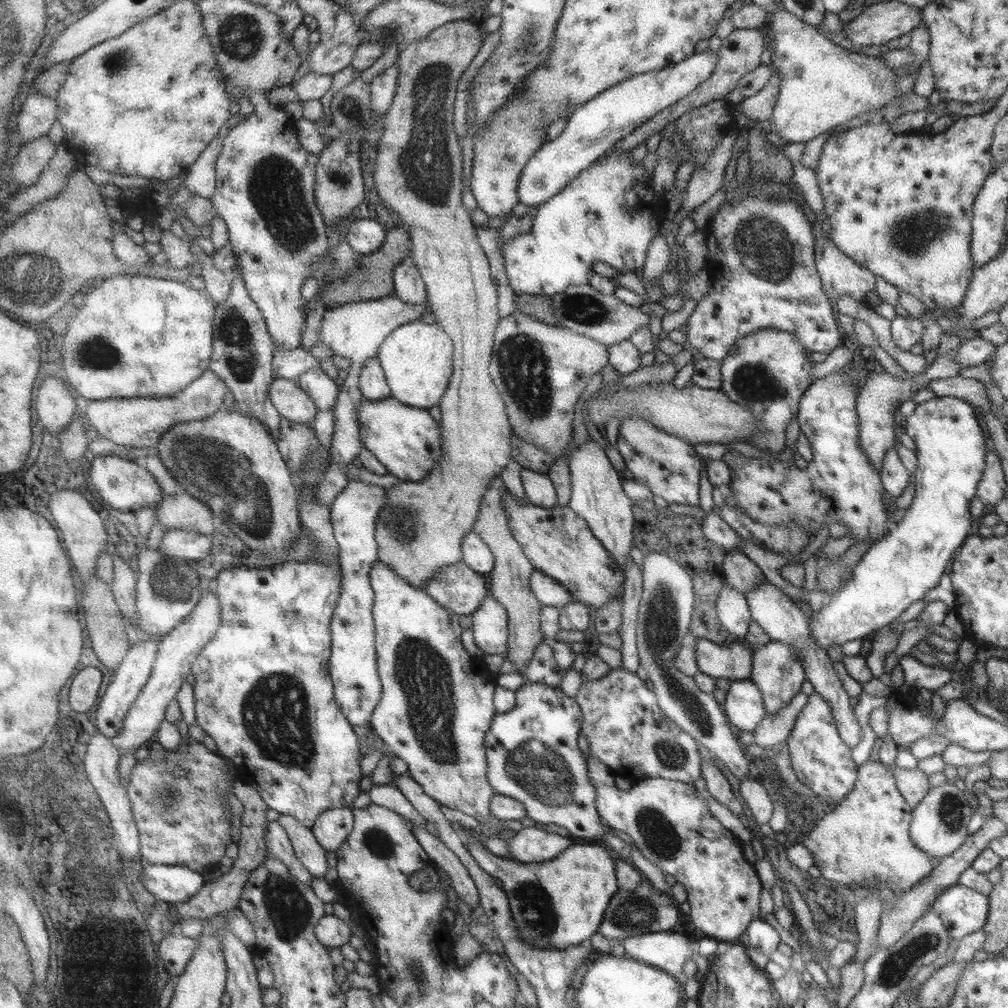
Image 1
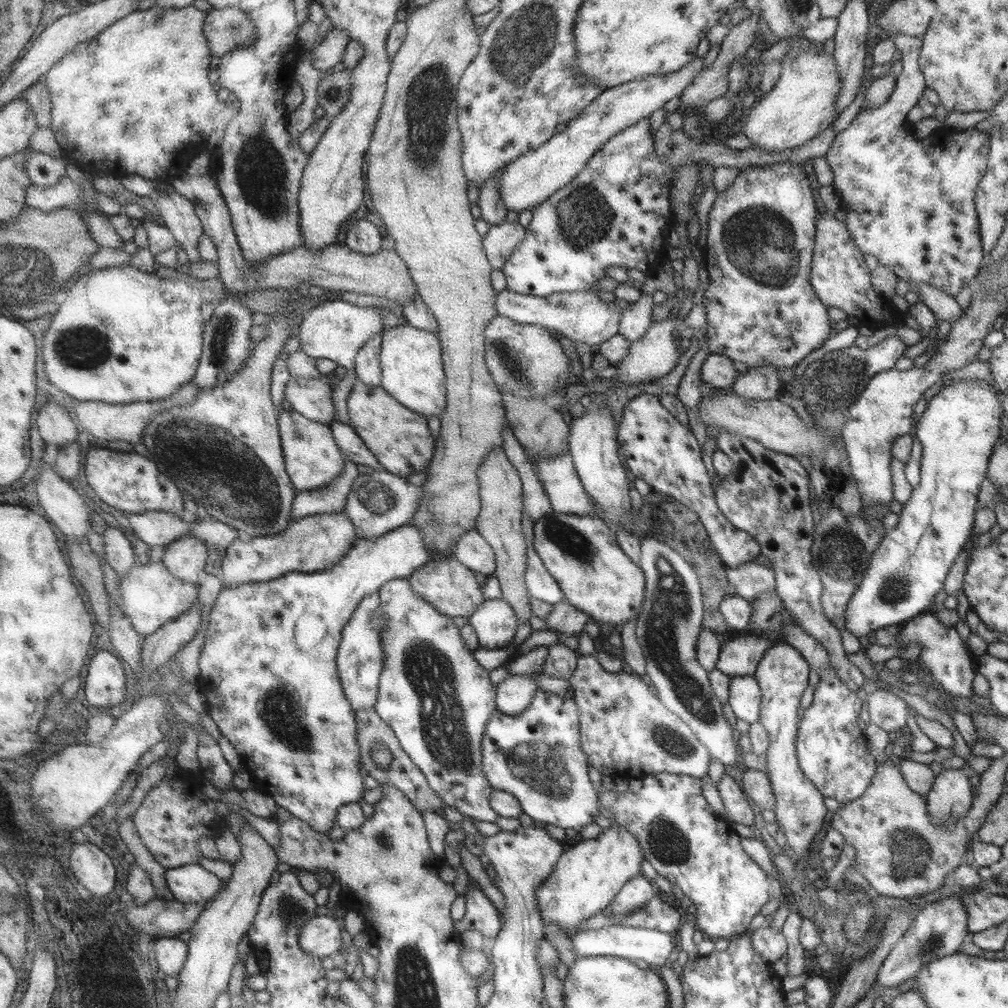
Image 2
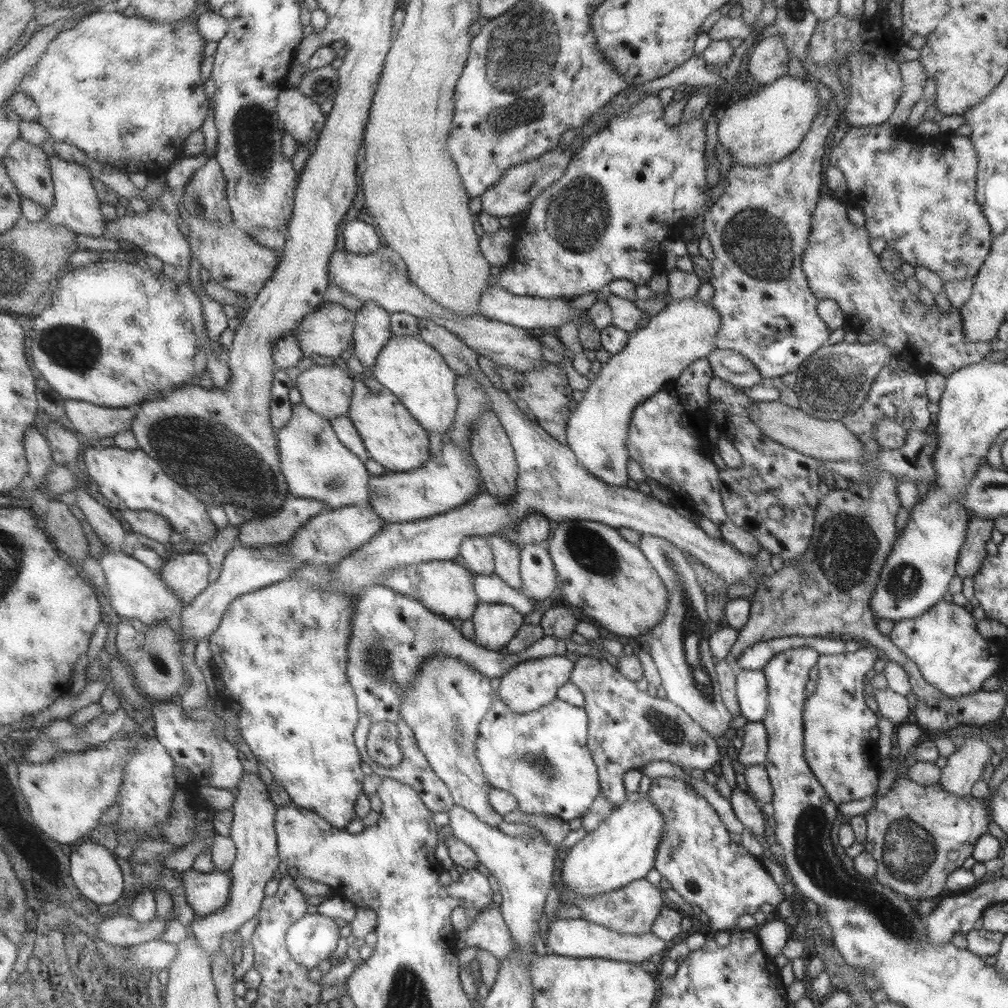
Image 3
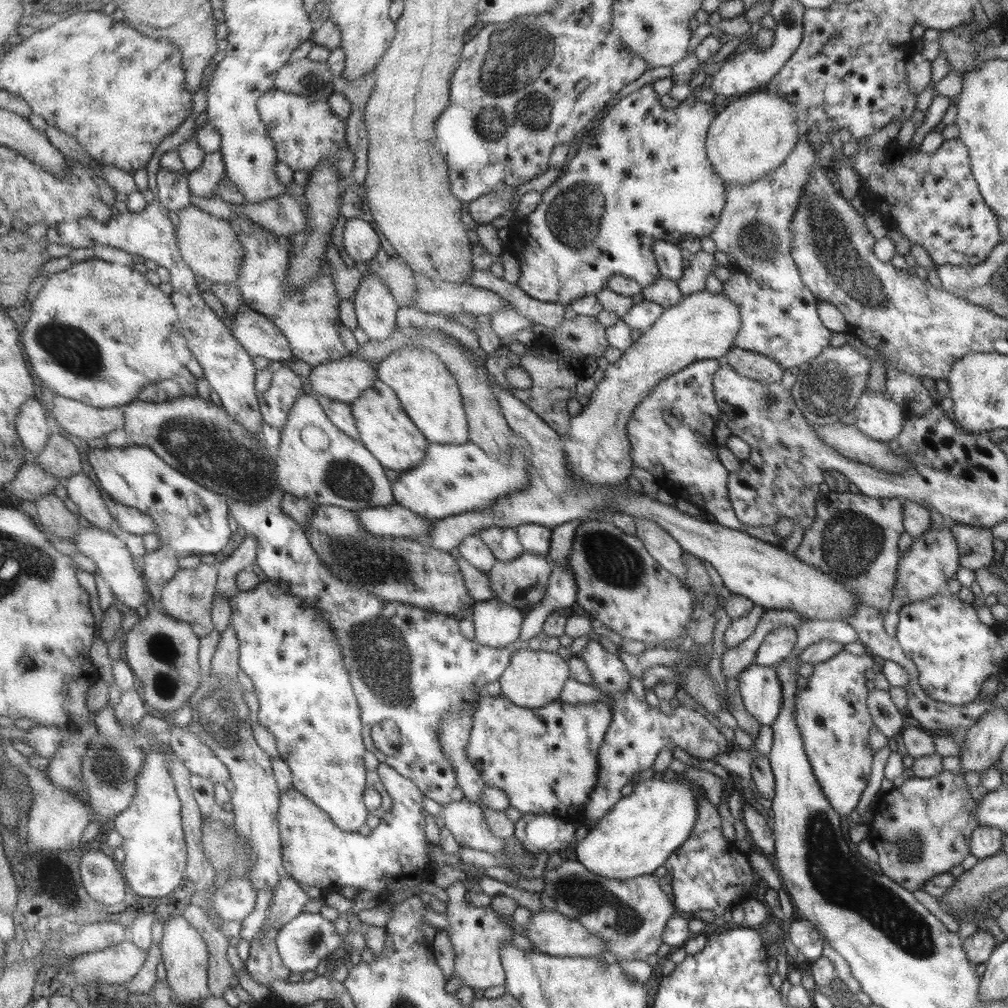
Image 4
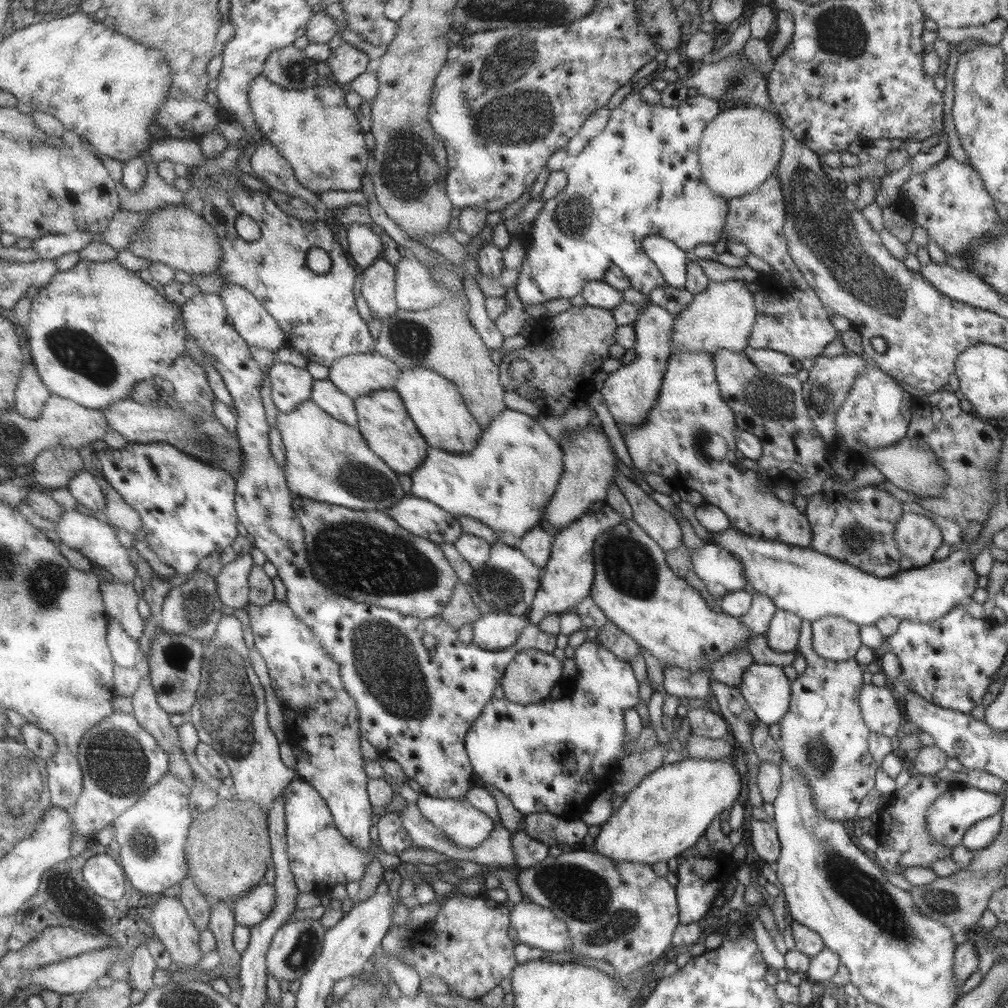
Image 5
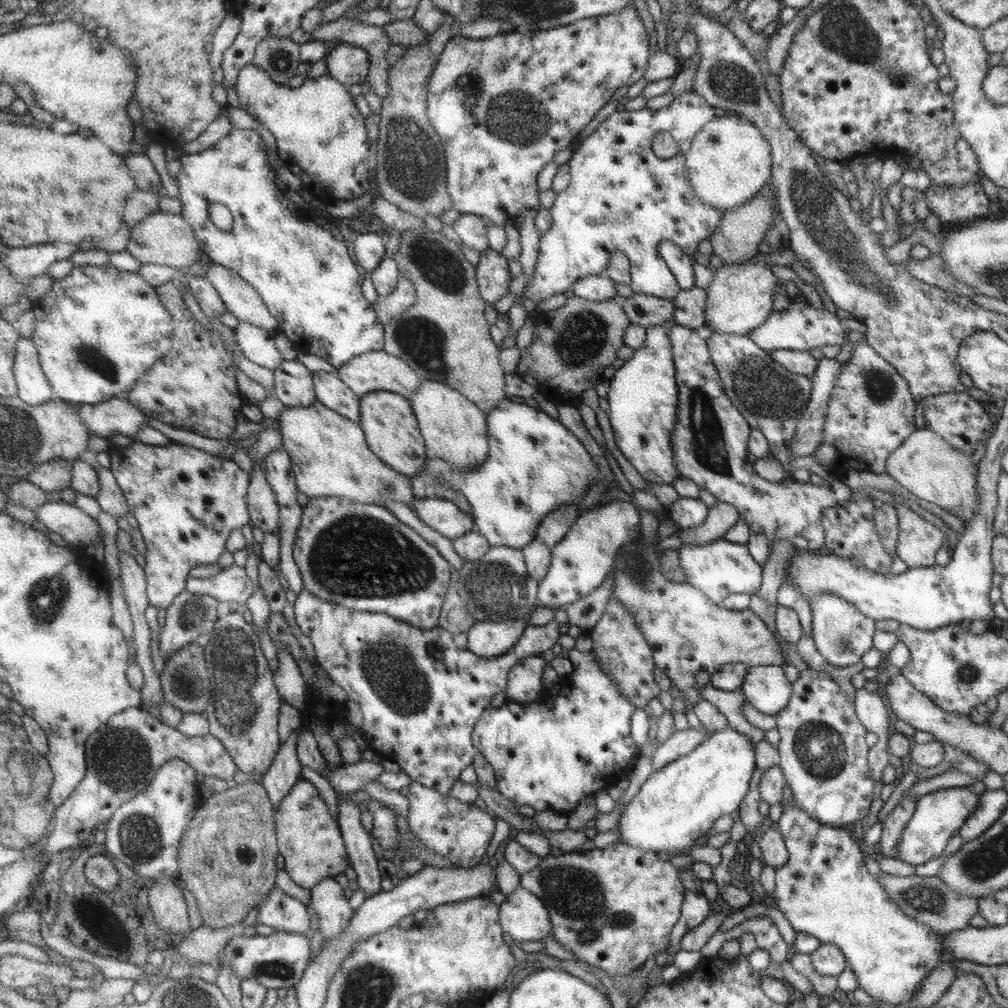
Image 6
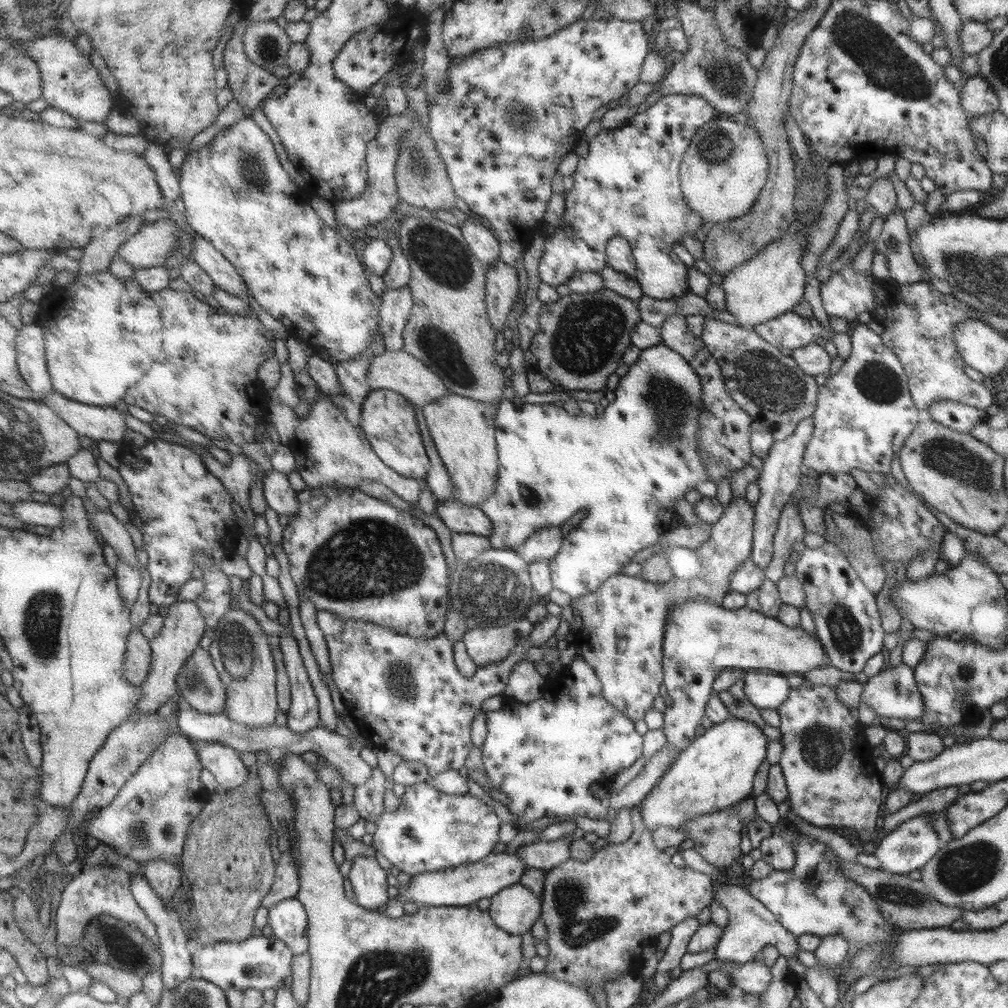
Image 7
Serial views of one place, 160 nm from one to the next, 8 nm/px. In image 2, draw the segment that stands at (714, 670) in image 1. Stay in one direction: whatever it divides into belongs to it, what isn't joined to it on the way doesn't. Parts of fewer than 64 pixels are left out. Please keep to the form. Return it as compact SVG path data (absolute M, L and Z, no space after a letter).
M749 635L723 642L714 669L729 677L751 676L757 668L760 656L766 648L778 642L770 636Z

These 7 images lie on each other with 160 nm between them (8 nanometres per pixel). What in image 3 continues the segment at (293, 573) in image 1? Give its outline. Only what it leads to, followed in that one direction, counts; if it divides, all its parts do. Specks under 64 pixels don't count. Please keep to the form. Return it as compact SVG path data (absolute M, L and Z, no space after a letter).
M426 318L417 319L417 324L419 328L419 337L429 344L437 353L440 354L443 361L447 364L447 367L453 371L456 376L465 376L465 378L471 378L473 382L481 386L481 389L485 391L485 396L489 401L489 408L498 418L499 422L504 428L505 434L508 436L510 445L514 450L514 457L517 466L517 479L515 482L515 491L512 494L510 500L504 500L504 498L493 498L490 494L482 491L476 494L471 501L467 501L467 504L463 506L457 506L453 510L447 510L443 514L436 514L427 518L420 518L417 520L409 520L407 522L392 522L385 523L381 525L379 532L376 532L365 544L362 544L358 549L355 549L350 553L349 556L341 559L333 567L332 574L336 576L338 583L336 585L329 585L328 587L320 587L319 585L310 585L307 581L303 579L296 579L293 577L287 577L283 580L271 583L269 586L263 586L257 590L249 591L245 594L240 594L236 596L227 607L227 610L222 614L220 621L218 622L217 628L209 635L209 652L211 652L211 660L208 664L211 673L215 677L220 678L224 684L224 691L222 696L217 696L216 698L221 700L223 705L229 710L235 712L237 716L237 726L239 727L239 734L243 739L243 742L247 744L249 750L255 760L259 764L263 764L269 772L271 772L271 778L280 784L282 789L288 794L290 802L299 808L307 811L312 811L319 817L324 818L324 820L337 829L345 829L347 824L355 818L355 811L353 807L357 796L362 793L361 782L363 782L363 777L365 776L359 767L361 764L360 754L354 745L354 728L356 727L358 721L358 712L356 707L356 698L353 694L351 685L349 684L348 678L345 674L346 672L346 662L347 662L347 643L349 642L349 637L352 629L352 616L353 616L353 605L354 605L354 594L363 588L364 586L375 586L382 579L388 579L388 583L395 577L395 572L397 566L402 564L417 564L421 562L429 562L436 560L456 560L458 559L457 550L460 547L461 541L465 537L483 537L495 534L498 530L508 527L509 525L517 526L518 522L525 516L525 513L529 511L537 511L541 513L551 524L556 522L561 522L562 520L577 519L578 521L595 521L605 524L605 526L610 526L611 528L629 528L632 531L641 534L649 534L651 536L658 537L659 539L665 539L671 542L673 546L676 546L679 550L685 552L685 554L692 554L697 557L707 568L711 569L718 577L721 577L727 584L732 583L743 583L746 584L749 578L750 570L754 567L755 559L754 556L745 556L740 552L737 552L728 542L725 542L721 537L717 539L711 539L705 535L705 532L693 521L693 519L683 518L680 514L675 512L675 509L661 503L659 500L652 497L650 494L645 495L638 490L629 490L627 487L615 487L608 486L607 484L601 482L601 480L594 478L587 470L583 469L581 465L577 462L574 457L574 452L566 445L559 444L554 438L551 438L540 426L537 426L533 422L529 421L517 407L515 403L509 399L507 392L500 388L501 391L492 387L488 379L481 373L481 368L478 364L478 356L475 351L468 348L459 338L451 334L449 330L445 330L444 326L434 323L432 320Z

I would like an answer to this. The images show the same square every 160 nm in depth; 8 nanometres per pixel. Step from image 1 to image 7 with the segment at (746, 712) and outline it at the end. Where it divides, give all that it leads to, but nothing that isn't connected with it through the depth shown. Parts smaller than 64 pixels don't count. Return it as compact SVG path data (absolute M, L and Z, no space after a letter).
M750 669L743 673L743 690L755 708L776 709L789 692L786 676L767 670Z

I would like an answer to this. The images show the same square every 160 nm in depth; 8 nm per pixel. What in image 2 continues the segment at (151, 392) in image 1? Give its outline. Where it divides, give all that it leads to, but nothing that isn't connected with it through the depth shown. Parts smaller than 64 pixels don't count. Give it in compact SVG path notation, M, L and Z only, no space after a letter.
M131 265L109 267L107 269L90 270L88 275L77 277L66 289L67 300L59 306L56 312L53 312L53 318L49 329L42 342L41 352L43 355L44 370L47 376L49 388L59 394L69 394L76 401L103 401L107 404L129 405L137 401L160 401L163 398L171 397L181 385L192 381L196 375L196 369L199 363L199 356L202 352L202 331L204 322L201 321L201 304L204 300L201 298L197 287L175 278L159 278L145 274Z

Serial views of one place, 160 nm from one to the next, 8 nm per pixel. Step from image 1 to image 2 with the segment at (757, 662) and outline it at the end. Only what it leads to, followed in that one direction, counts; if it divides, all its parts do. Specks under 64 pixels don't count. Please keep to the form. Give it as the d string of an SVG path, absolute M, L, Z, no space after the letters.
M775 642L763 651L757 663L756 671L752 674L761 691L759 722L764 726L769 737L766 750L767 776L774 794L776 808L775 822L785 836L785 846L792 850L796 861L805 861L813 838L824 821L827 809L823 805L822 794L805 778L798 767L795 754L796 739L796 708L799 698L807 688L807 664L801 654L784 642Z

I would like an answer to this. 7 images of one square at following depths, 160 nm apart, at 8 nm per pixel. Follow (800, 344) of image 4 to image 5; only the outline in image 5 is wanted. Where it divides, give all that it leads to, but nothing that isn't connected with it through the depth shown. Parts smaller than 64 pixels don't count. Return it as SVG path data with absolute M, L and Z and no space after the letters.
M773 171L772 175L765 179L763 184L760 184L754 191L729 199L727 204L728 211L722 228L722 237L731 242L744 244L749 254L754 254L767 262L771 269L769 274L763 273L763 286L767 288L759 289L753 294L756 317L747 340L747 347L776 351L797 360L820 356L825 346L835 340L838 332L833 328L829 316L827 316L827 311L817 298L815 291L809 288L806 280L789 256L782 231L785 220L785 203L780 189L778 174Z

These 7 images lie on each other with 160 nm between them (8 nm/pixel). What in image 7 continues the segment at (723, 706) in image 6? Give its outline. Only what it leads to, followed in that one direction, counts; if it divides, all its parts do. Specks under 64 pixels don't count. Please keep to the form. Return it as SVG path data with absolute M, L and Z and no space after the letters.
M740 678L734 682L727 690L716 692L717 698L725 705L731 716L754 722L754 725L762 731L767 740L780 740L779 727L767 725L759 715L759 710L753 706L745 696L743 690L744 680Z

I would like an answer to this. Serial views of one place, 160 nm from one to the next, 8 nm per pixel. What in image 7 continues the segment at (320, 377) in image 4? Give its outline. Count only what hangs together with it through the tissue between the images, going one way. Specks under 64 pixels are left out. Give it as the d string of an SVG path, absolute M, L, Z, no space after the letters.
M384 350L378 354L367 366L365 372L367 386L370 390L385 389L392 390L401 396L404 396L416 409L421 408L438 398L441 398L448 390L441 383L441 379L433 372L429 371L425 365L401 350L387 351Z

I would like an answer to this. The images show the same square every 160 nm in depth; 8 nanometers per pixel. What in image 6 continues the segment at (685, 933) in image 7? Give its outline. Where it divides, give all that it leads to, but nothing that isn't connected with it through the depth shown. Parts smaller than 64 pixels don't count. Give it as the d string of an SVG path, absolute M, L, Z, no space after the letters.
M685 891L678 921L673 925L670 934L668 951L671 956L681 949L679 941L682 936L701 924L709 916L709 912L711 912L711 906L703 895L697 894L697 892Z

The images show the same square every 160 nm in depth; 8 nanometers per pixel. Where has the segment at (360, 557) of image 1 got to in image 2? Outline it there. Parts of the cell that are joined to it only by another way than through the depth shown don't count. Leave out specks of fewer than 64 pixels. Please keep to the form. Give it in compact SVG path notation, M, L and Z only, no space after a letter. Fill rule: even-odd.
M380 466L372 473L358 473L353 479L342 513L350 518L354 538L377 538L405 524L417 510L423 496L425 492L422 492L420 486L408 482L404 477L391 474ZM378 593L365 595L353 609L343 625L336 650L337 678L342 693L354 713L375 704L378 693L378 678L382 670L382 649L380 634L374 625L374 612L378 610Z

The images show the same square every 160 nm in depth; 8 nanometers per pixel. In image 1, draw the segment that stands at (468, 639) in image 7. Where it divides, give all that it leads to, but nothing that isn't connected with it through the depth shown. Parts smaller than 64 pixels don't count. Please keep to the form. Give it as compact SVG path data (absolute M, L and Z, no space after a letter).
M488 596L471 613L470 629L474 643L486 654L505 654L508 637L506 610L493 597Z

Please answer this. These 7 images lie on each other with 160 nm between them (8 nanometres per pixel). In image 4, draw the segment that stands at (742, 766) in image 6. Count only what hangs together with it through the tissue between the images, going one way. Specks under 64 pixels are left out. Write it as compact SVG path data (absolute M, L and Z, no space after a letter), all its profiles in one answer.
M681 774L668 780L641 779L629 795L621 797L587 836L576 844L575 861L593 875L605 879L628 880L653 874L689 838L697 818L696 796L705 793L694 781Z

